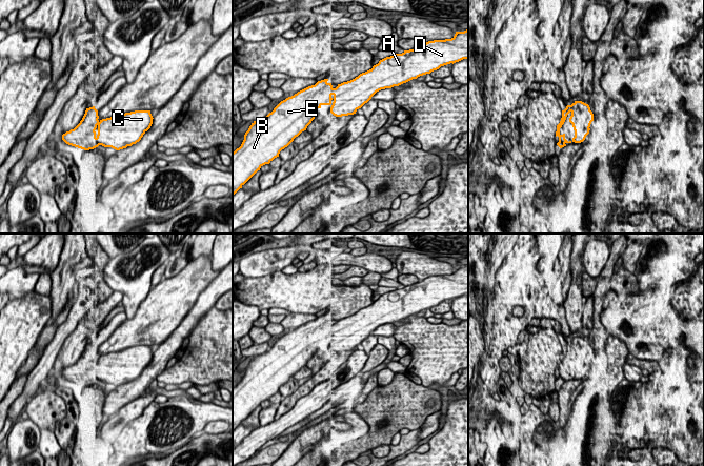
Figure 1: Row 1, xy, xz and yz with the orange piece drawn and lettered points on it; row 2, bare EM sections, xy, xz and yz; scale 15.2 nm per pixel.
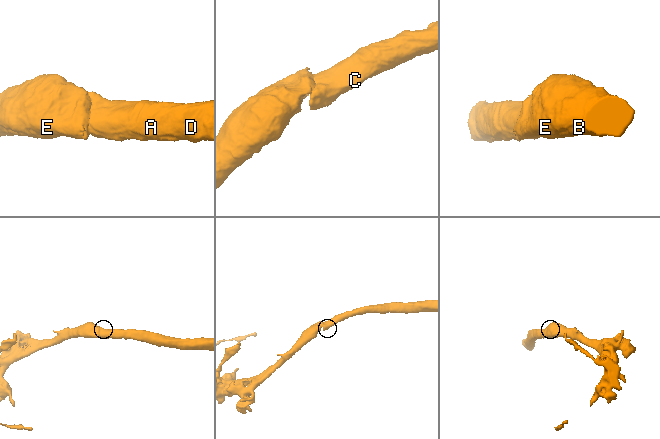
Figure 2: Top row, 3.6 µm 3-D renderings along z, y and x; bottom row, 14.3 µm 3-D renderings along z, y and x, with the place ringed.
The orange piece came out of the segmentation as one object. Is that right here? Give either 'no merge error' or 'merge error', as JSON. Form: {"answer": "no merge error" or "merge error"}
{"answer": "no merge error"}

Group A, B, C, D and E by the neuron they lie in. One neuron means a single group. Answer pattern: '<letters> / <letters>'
A B C D E

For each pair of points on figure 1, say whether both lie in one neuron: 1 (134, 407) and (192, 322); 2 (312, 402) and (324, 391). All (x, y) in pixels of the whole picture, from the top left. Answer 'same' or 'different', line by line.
1: different
2: same

